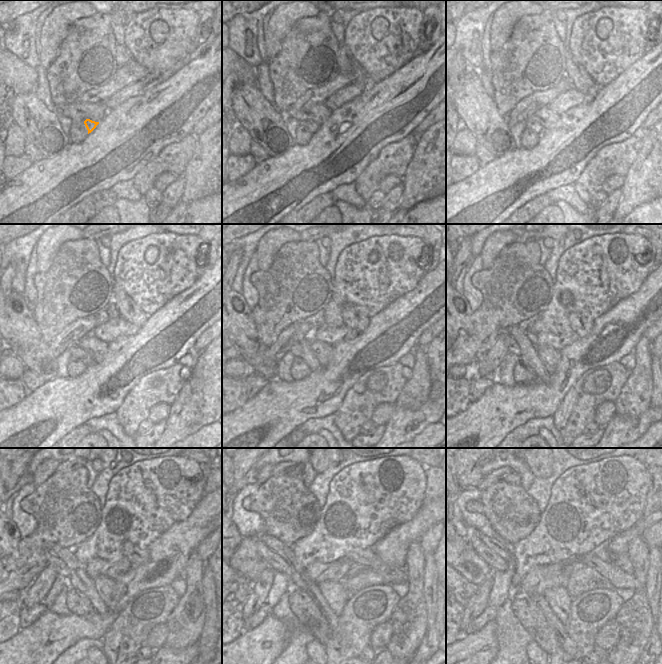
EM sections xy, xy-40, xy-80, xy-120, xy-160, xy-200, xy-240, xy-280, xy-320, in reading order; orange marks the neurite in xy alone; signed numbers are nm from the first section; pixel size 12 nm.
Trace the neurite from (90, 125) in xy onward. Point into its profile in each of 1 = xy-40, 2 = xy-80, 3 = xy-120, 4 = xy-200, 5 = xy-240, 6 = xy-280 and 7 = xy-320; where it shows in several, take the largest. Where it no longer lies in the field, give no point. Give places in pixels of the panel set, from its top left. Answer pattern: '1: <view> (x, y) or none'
1: xy-40 (312, 126)
2: xy-80 (534, 126)
3: xy-120 (76, 351)
4: xy-200 (512, 346)
5: xy-240 (53, 561)
6: xy-280 (275, 562)
7: xy-320 (494, 561)

